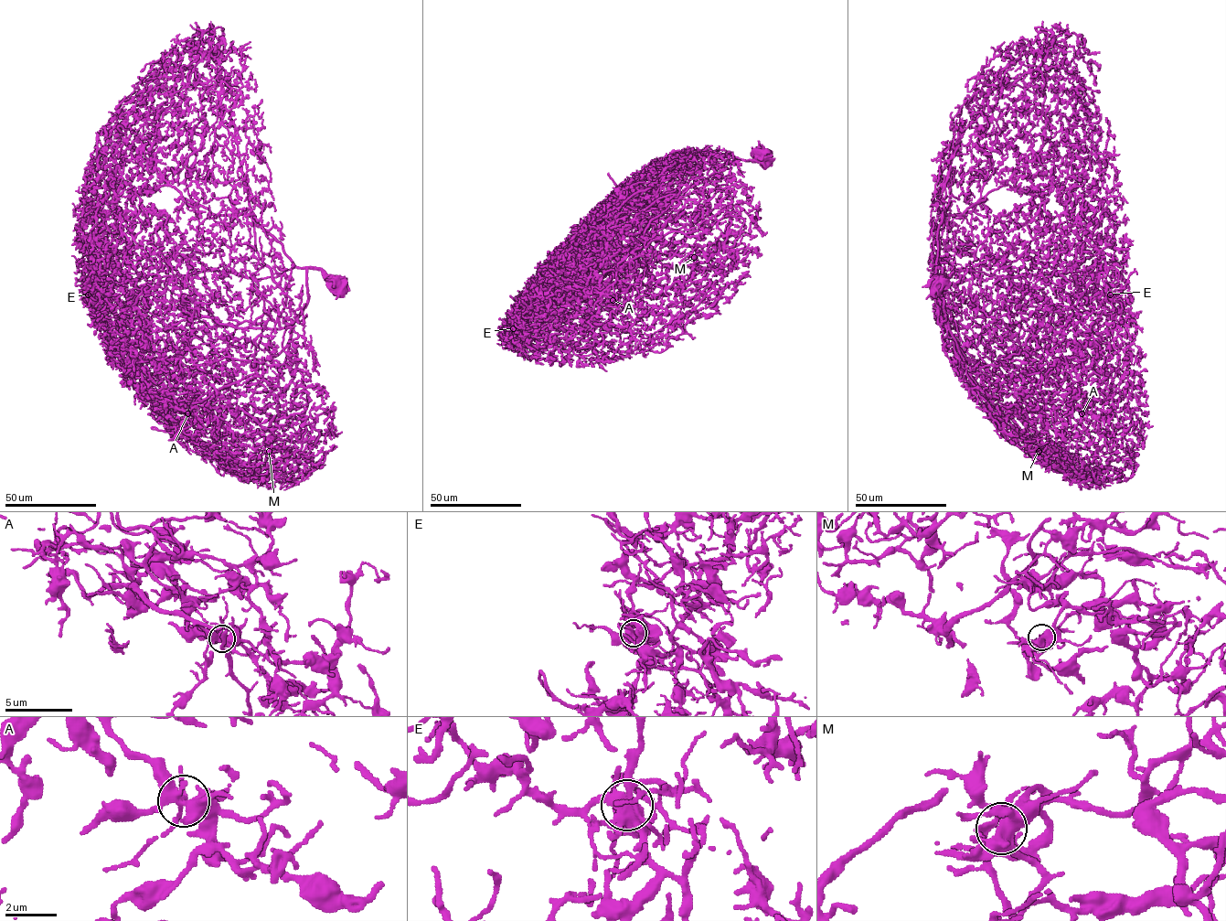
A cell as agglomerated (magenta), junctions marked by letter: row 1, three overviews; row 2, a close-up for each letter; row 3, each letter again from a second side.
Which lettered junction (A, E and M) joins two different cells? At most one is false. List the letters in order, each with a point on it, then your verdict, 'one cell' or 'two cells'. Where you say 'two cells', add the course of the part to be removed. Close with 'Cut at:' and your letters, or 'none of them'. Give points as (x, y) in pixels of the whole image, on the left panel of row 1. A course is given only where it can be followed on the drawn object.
A: (187, 413) | one cell
E: (88, 294) | two cells | (88, 294), (93, 291), (90, 294), (95, 276)
M: (269, 451) | one cell
Cut at: E

